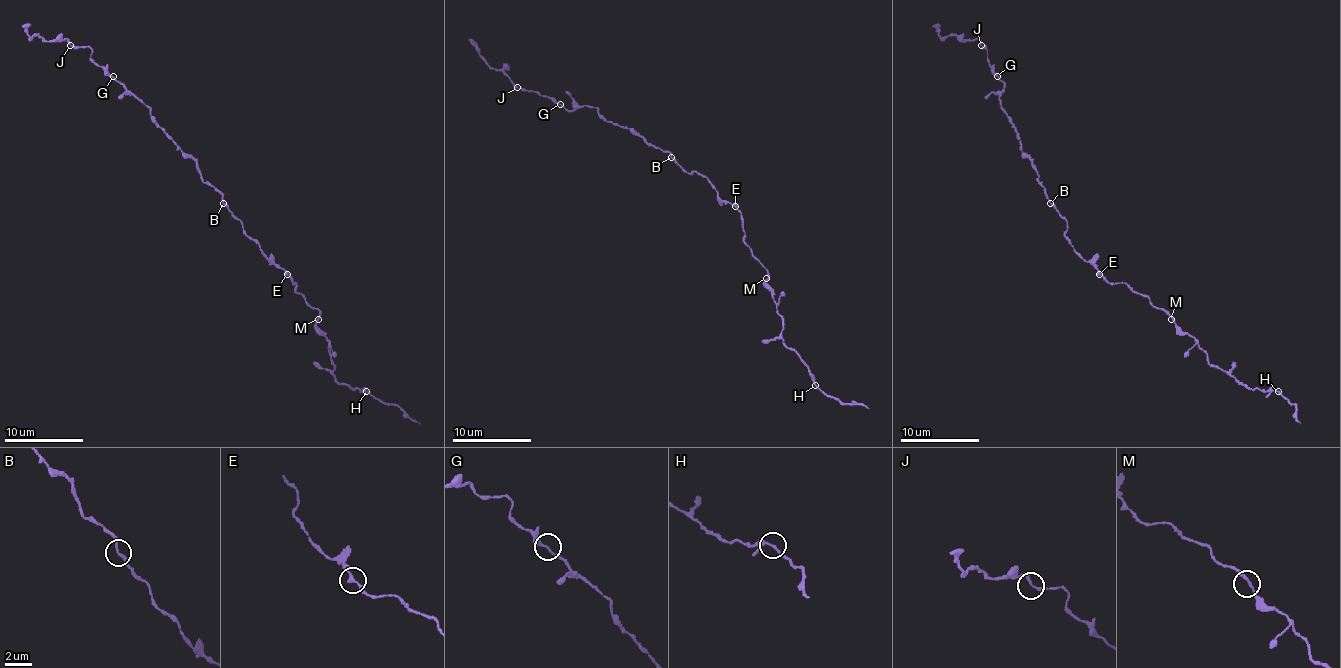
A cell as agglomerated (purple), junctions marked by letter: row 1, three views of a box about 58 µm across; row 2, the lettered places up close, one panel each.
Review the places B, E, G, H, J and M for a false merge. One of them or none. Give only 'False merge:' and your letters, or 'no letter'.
False merge: no letter

